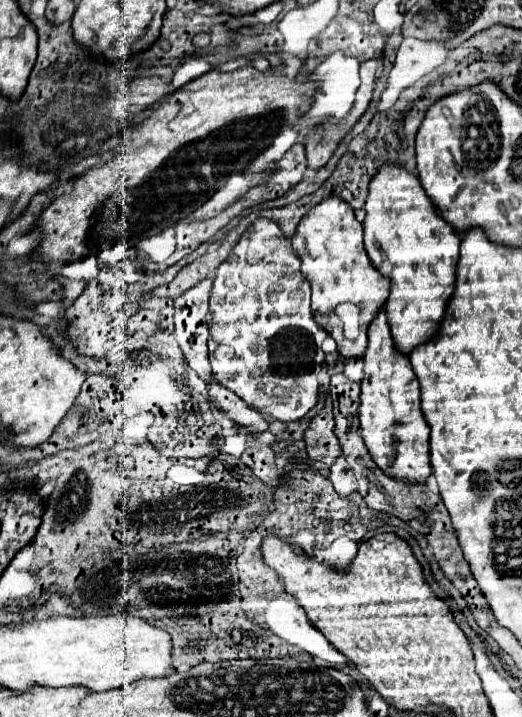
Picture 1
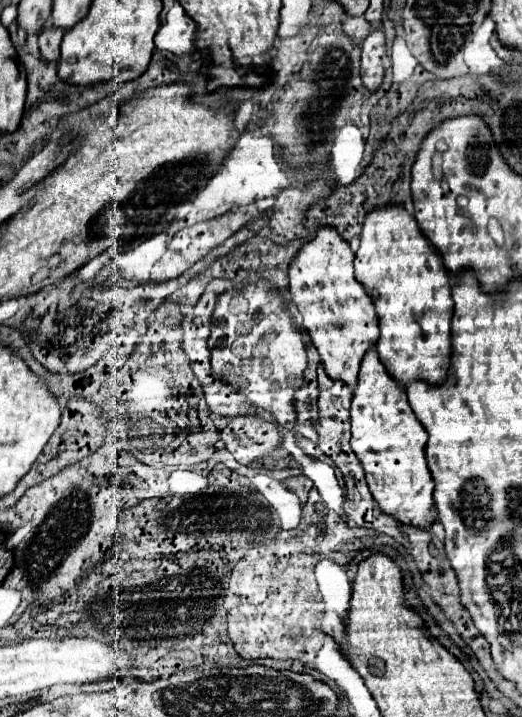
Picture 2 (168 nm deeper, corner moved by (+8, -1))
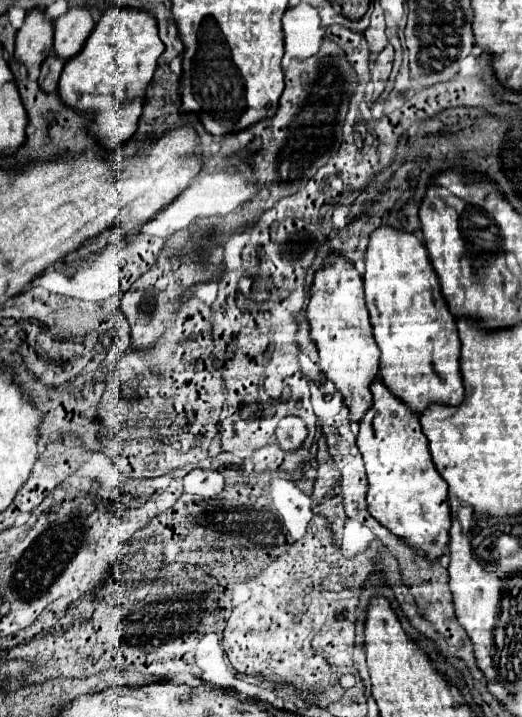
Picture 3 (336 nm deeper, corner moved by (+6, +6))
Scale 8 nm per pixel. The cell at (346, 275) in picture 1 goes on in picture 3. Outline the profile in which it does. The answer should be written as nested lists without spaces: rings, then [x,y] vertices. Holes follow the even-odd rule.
[[[332,254],[326,258],[324,270],[316,272],[312,284],[312,298],[308,302],[308,322],[312,328],[312,340],[320,352],[320,370],[328,382],[342,394],[344,404],[350,410],[350,422],[360,424],[362,416],[372,404],[370,384],[378,378],[380,350],[372,336],[368,310],[364,304],[364,288],[356,268],[342,256]]]

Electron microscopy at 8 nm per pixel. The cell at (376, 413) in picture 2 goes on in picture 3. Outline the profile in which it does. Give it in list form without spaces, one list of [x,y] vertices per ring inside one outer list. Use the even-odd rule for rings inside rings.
[[[382,382],[372,384],[372,394],[374,404],[362,418],[358,434],[358,448],[368,474],[368,512],[394,536],[426,556],[426,560],[436,562],[442,558],[450,540],[448,484],[432,464],[418,416],[392,396]]]

